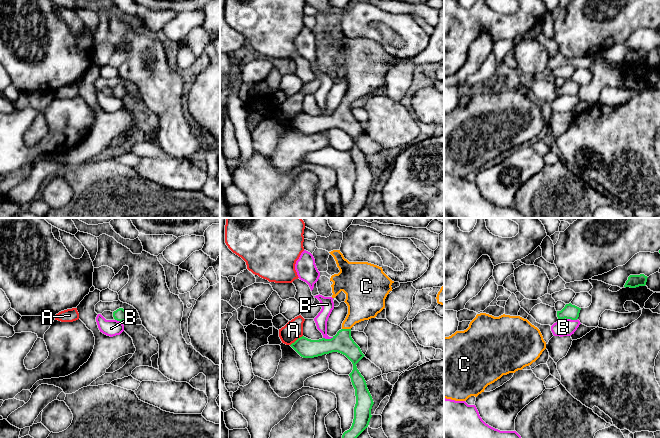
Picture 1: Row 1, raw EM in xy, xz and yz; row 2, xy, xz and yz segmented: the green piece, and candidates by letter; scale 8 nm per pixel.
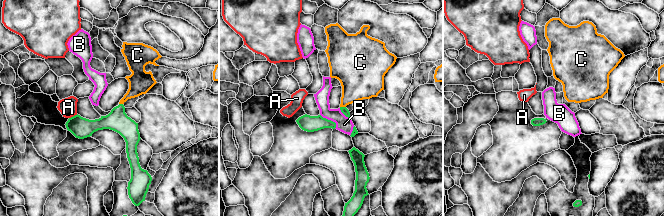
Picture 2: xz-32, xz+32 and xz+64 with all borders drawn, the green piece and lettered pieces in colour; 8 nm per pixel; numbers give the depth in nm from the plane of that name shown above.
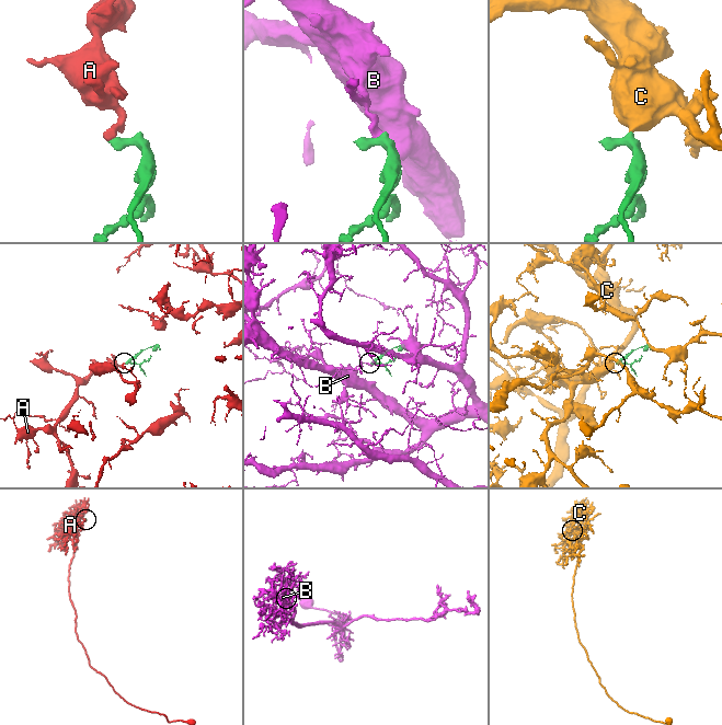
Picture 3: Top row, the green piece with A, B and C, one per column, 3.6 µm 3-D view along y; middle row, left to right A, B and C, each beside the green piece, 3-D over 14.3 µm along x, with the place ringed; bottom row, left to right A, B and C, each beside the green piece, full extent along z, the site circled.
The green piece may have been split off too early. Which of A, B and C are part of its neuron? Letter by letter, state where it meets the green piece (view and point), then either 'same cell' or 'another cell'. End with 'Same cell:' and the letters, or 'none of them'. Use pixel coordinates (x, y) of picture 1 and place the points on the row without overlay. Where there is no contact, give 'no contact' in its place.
A: xz (297, 115) | another cell
B: yz (568, 94) | another cell
C: xz (346, 105) | same cell
Same cell: C

